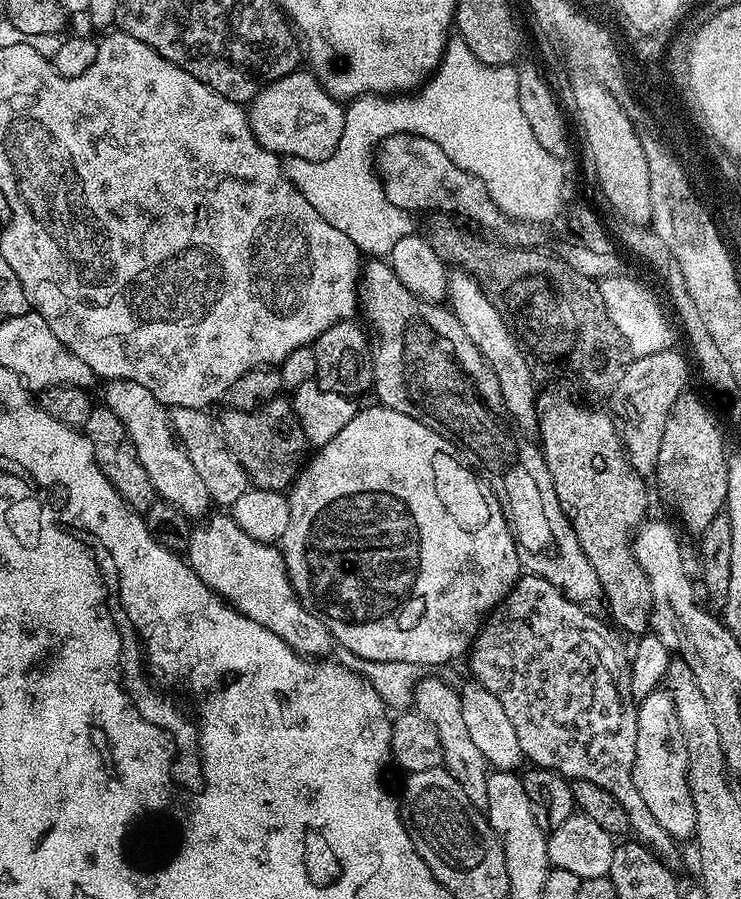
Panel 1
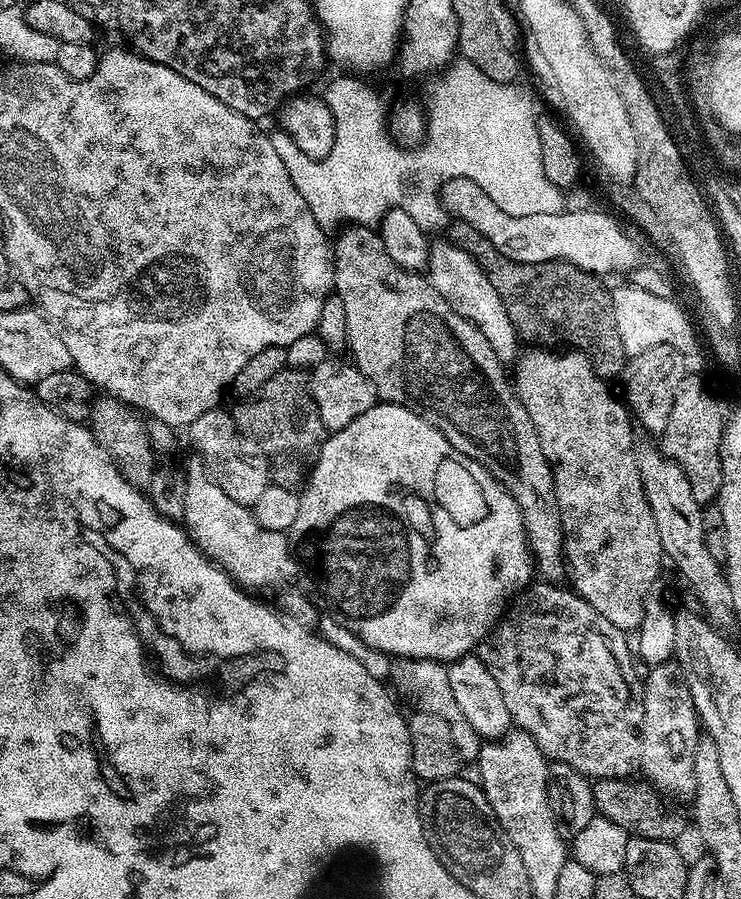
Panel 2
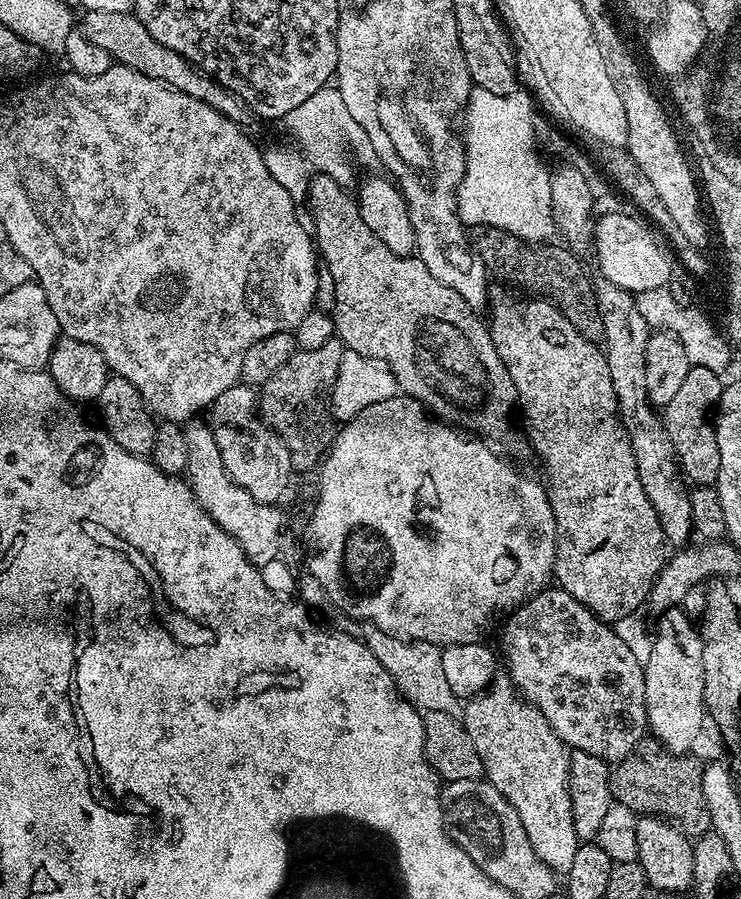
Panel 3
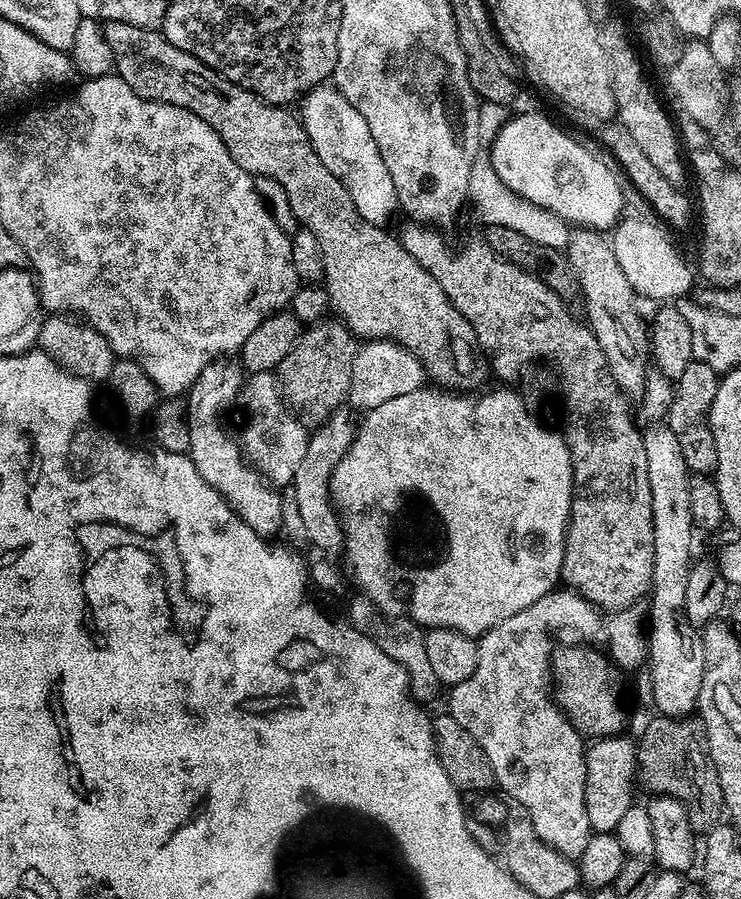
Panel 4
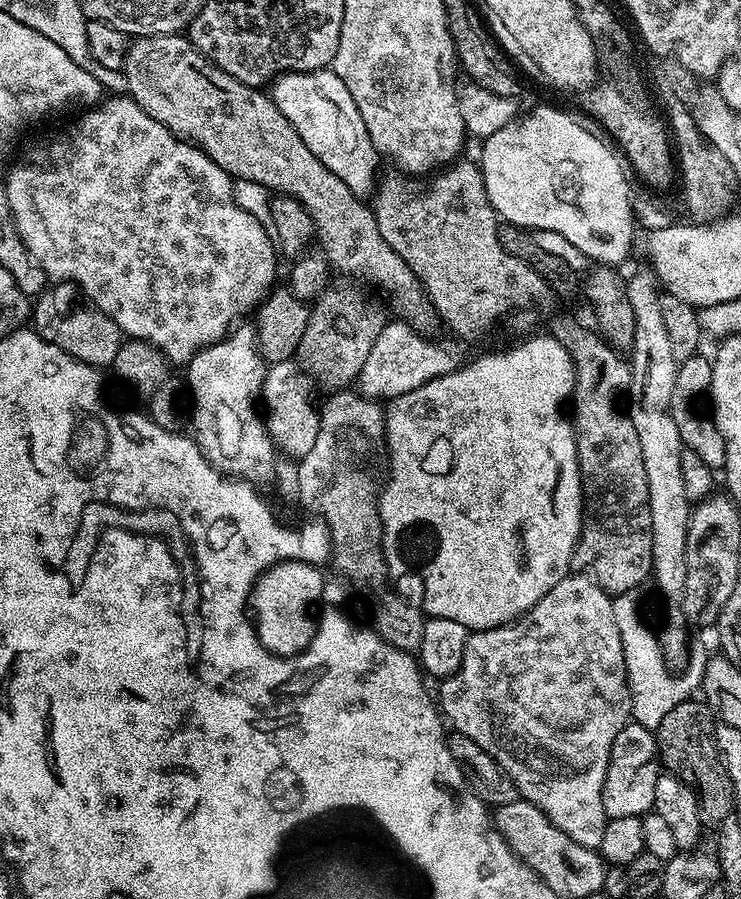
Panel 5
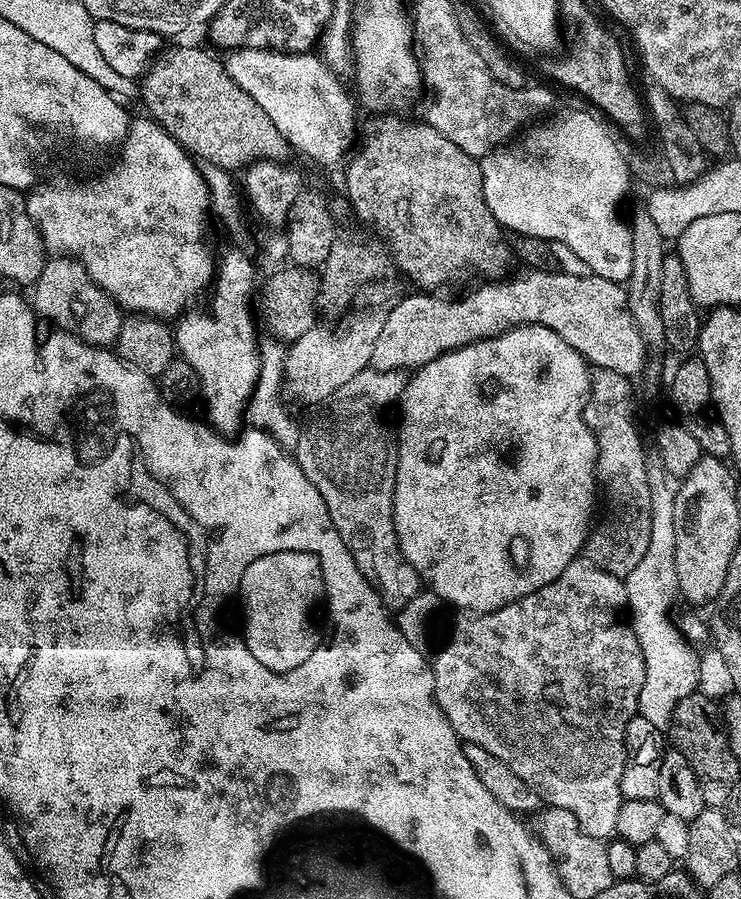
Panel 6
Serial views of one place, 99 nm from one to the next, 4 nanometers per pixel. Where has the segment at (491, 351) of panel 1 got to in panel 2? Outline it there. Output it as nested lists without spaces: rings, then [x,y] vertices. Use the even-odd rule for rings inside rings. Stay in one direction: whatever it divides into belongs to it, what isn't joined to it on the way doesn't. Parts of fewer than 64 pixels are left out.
[[[447,238],[433,239],[426,249],[428,269],[426,275],[429,284],[462,318],[466,318],[478,330],[482,330],[482,338],[490,342],[490,350],[499,358],[501,364],[508,366],[517,359],[521,351],[521,337],[518,335],[510,314],[506,314],[506,306],[502,298],[498,298],[498,290],[494,290],[490,278],[482,270],[482,266],[466,250]]]

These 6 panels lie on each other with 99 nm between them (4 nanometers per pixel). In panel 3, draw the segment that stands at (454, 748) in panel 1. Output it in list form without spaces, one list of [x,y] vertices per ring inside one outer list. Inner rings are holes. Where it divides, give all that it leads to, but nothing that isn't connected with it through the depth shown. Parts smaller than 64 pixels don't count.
[[[371,626],[365,627],[363,642],[382,662],[382,670],[392,676],[394,686],[400,692],[400,696],[406,702],[410,702],[412,707],[421,713],[442,710],[442,714],[456,716],[461,711],[461,701],[450,690],[450,685],[446,682],[446,674],[442,671],[442,649],[438,644],[426,644],[421,640],[399,640],[382,630]]]

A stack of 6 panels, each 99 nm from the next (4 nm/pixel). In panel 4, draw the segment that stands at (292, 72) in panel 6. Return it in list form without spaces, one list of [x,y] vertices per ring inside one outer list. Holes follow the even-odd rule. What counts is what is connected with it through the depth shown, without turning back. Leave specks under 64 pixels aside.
[[[335,86],[312,88],[304,93],[300,106],[300,123],[322,166],[326,166],[326,170],[346,186],[358,214],[362,214],[366,222],[387,225],[387,220],[398,212],[394,178],[390,178],[390,170],[386,170],[386,162],[382,162],[382,154],[378,154],[378,142],[374,142],[374,134],[370,134],[366,118],[358,114],[356,107]]]

